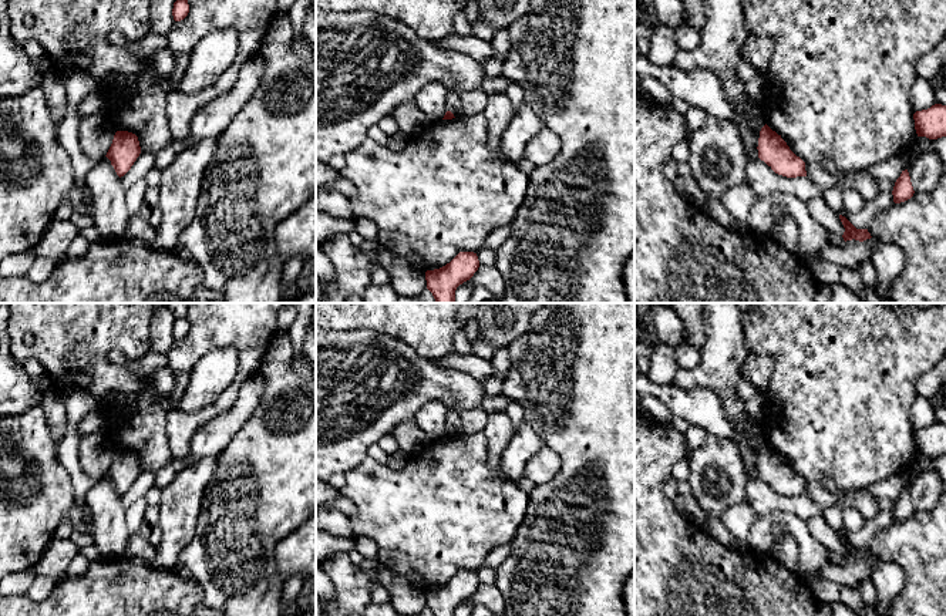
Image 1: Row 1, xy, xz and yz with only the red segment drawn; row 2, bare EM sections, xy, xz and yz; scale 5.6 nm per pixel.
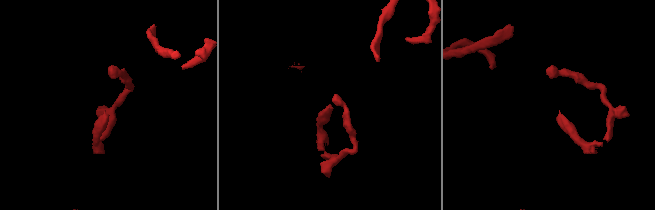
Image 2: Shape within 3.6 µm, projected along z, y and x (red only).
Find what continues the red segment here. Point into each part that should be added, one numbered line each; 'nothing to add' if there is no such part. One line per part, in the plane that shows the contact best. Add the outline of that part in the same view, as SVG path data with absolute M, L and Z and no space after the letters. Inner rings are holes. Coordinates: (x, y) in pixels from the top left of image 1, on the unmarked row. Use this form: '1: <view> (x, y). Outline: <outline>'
1: yz (851, 572). Outline: M871 556L863 561L846 559L839 565L824 563L814 576L858 590L862 580L871 579L872 570L879 562Z

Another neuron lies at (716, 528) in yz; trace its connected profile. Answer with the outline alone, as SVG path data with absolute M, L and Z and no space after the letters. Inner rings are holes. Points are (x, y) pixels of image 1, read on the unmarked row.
M708 516L706 531L720 543L730 548L738 549L741 552L750 551L747 543L738 542L728 528L723 524L720 516Z

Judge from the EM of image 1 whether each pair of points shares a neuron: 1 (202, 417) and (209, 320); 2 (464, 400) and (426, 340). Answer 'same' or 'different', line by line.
1: same
2: different

